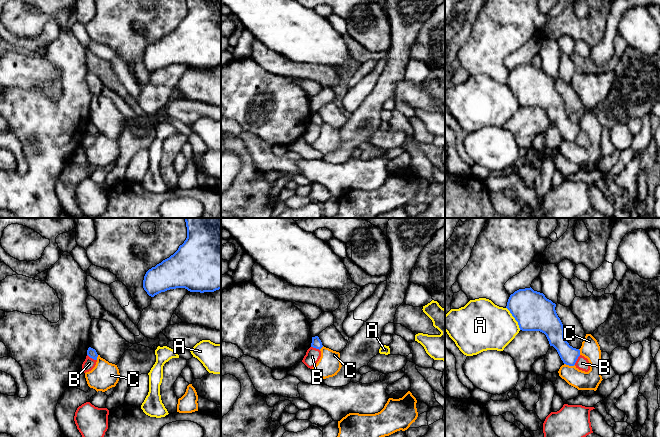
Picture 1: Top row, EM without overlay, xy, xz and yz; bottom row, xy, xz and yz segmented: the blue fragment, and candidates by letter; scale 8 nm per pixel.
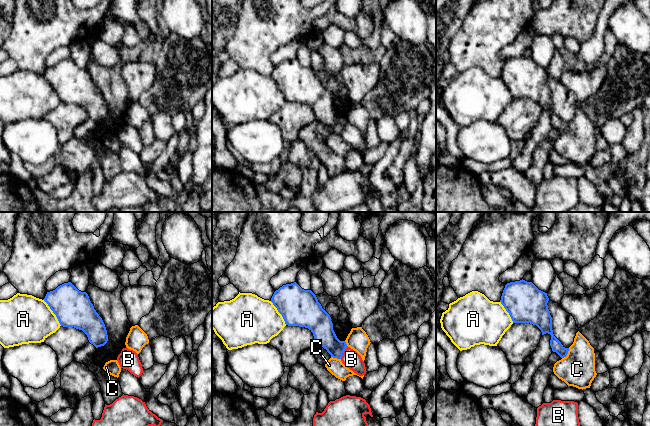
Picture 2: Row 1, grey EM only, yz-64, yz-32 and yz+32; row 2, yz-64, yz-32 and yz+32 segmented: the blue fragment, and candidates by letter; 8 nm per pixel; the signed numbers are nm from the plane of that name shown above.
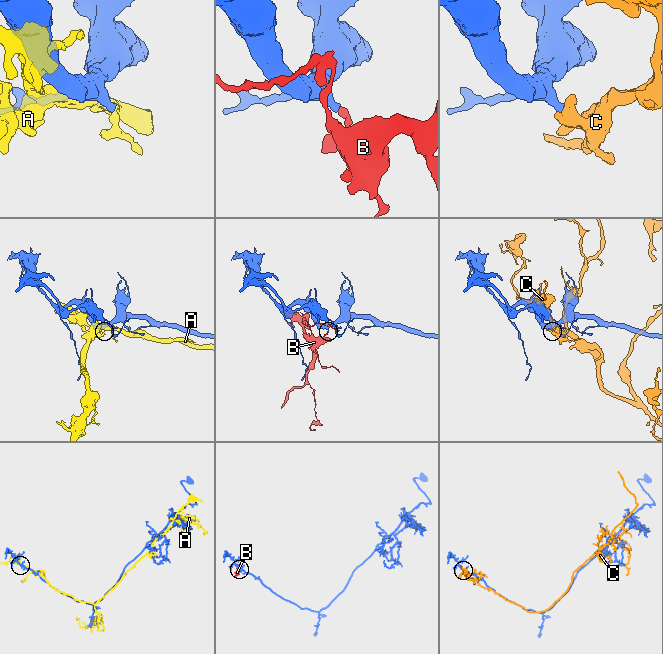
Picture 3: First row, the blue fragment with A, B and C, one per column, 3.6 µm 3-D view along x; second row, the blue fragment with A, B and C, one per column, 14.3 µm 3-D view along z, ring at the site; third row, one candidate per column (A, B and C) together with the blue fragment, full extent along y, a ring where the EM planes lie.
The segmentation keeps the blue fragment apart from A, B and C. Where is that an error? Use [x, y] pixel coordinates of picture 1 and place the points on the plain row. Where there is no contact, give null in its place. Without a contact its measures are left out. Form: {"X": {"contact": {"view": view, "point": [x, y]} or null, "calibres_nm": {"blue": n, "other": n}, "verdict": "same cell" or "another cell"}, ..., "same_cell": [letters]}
{"A": {"contact": {"view": "yz", "point": [514, 93]}, "calibres_nm": {"blue": 300, "other": 380}, "verdict": "another cell"}, "B": {"contact": {"view": "xy", "point": [92, 134]}, "calibres_nm": {"blue": 70, "other": 90}, "verdict": "another cell"}, "C": {"contact": {"view": "yz", "point": [569, 141]}, "calibres_nm": {"blue": 140, "other": 160}, "verdict": "another cell"}, "same_cell": []}

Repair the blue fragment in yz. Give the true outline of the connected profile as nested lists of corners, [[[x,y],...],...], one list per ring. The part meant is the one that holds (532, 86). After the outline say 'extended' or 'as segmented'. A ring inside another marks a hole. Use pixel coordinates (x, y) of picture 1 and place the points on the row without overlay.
[[[531,63],[511,70],[506,82],[518,98],[520,106],[544,109],[563,139],[574,142],[580,132],[580,126],[573,124],[565,116],[563,100],[555,83],[556,80],[543,69],[534,67]]]; as segmented

